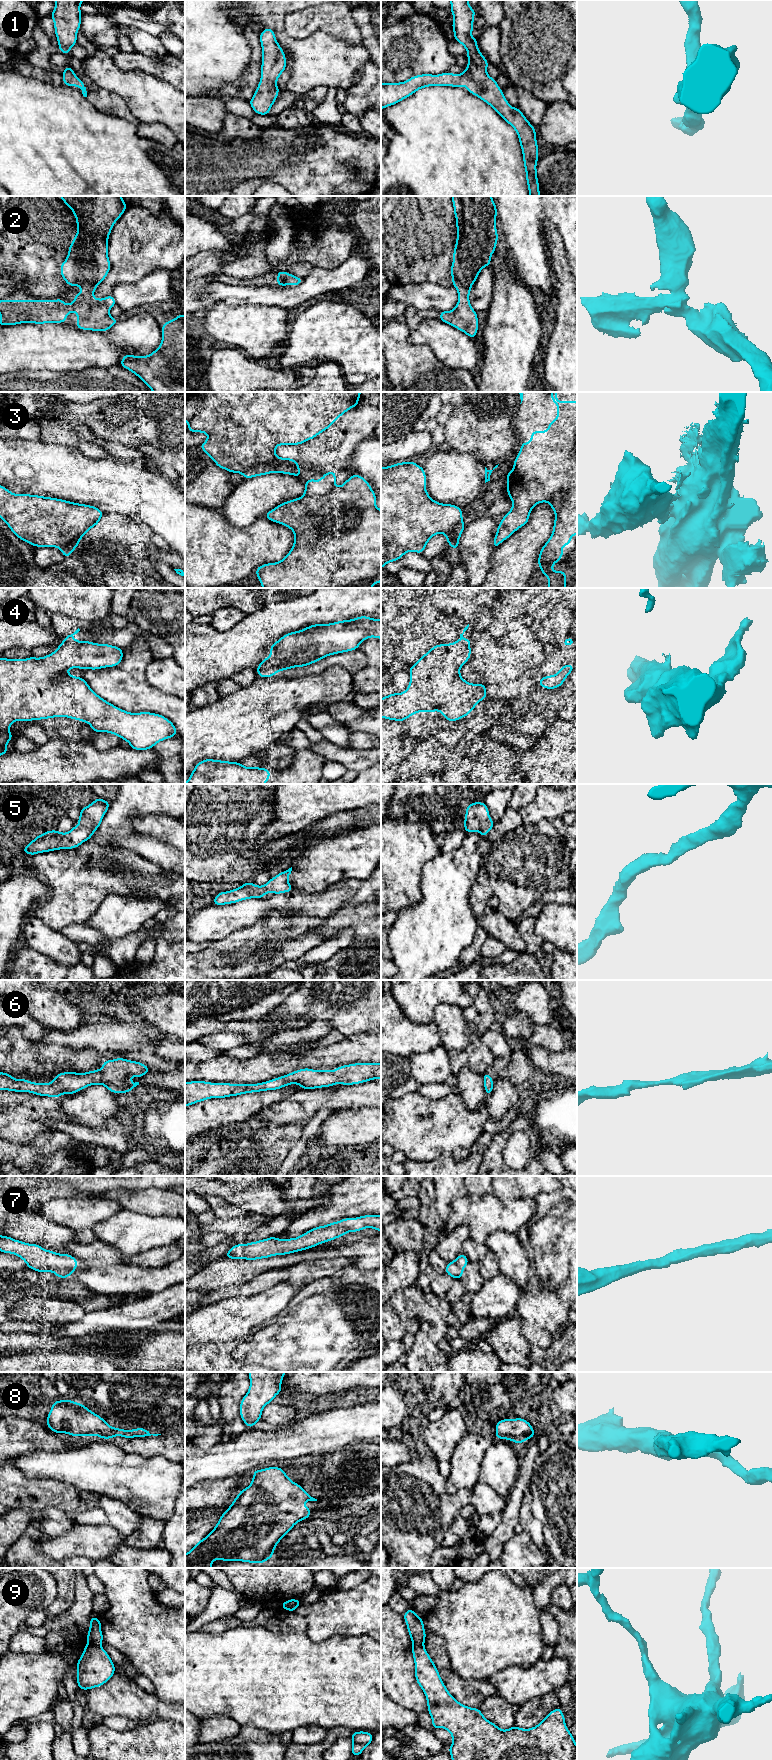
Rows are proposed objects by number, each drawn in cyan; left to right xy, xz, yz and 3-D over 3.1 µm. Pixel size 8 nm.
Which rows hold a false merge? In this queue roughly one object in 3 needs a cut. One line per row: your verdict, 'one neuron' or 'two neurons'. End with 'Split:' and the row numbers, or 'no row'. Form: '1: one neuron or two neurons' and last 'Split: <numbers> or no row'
1: one neuron
2: one neuron
3: two neurons
4: two neurons
5: one neuron
6: one neuron
7: one neuron
8: one neuron
9: two neurons
Split: 3, 4, 9

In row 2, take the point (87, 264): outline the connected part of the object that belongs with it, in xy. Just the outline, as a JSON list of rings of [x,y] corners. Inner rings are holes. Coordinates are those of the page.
[[[59,196],[71,208],[76,217],[77,234],[69,246],[66,260],[60,265],[60,276],[68,286],[80,286],[81,292],[73,295],[72,304],[65,304],[62,298],[57,300],[0,300],[1,325],[21,323],[65,323],[69,312],[77,313],[77,325],[81,330],[107,331],[118,319],[110,316],[110,309],[116,304],[112,295],[97,299],[92,294],[104,281],[111,269],[108,258],[108,238],[115,222],[127,209],[121,196]]]

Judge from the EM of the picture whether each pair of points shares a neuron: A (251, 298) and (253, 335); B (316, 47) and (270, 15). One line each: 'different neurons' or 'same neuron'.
A: different neurons
B: same neuron

